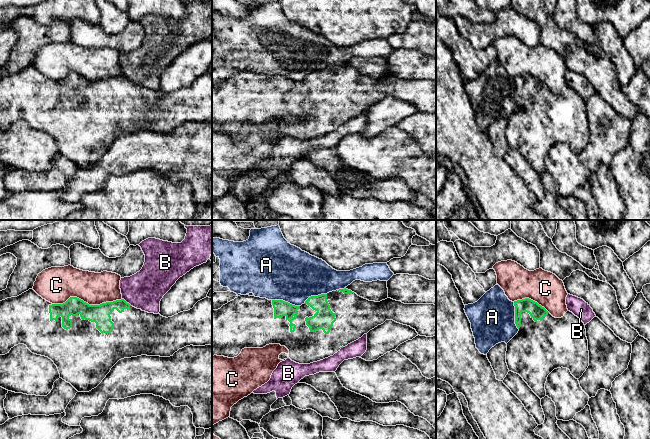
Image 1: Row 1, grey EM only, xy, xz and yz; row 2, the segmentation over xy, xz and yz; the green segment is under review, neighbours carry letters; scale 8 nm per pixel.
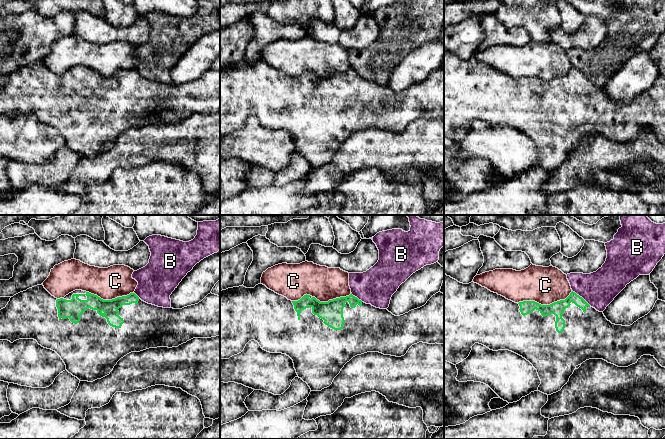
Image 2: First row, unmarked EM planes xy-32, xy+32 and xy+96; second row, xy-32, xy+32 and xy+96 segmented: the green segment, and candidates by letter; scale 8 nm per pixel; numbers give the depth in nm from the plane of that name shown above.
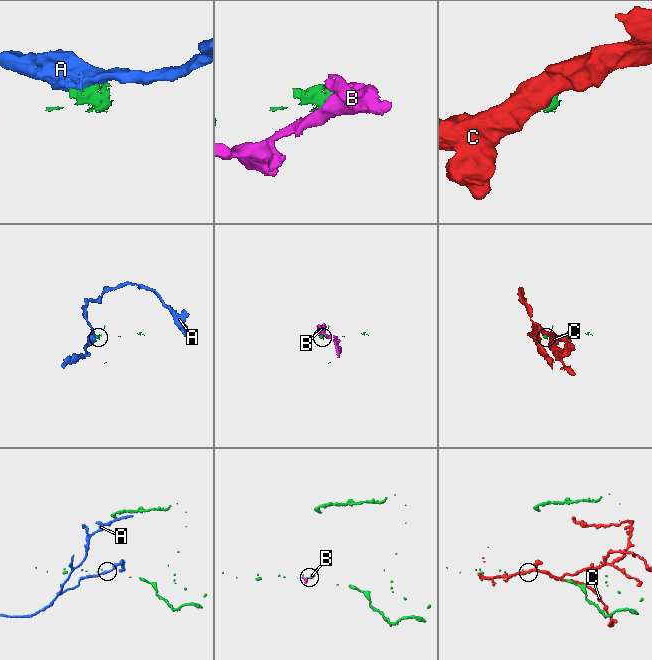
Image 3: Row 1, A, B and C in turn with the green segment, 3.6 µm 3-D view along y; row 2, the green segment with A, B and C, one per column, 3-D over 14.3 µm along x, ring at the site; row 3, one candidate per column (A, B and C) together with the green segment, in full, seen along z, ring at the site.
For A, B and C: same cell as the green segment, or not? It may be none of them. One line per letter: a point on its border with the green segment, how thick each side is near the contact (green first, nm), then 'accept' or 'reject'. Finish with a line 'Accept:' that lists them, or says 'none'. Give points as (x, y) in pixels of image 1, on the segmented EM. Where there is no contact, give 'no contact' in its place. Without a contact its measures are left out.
A: meets green in xz at (286, 302); 130 nm thick on the green side, 460 nm on the other; reject
B: meets green in xy at (126, 302); 160 nm thick on the green side, 300 nm on the other; reject
C: meets green in xy at (86, 303); 160 nm thick on the green side, 260 nm on the other; reject
Accept: none

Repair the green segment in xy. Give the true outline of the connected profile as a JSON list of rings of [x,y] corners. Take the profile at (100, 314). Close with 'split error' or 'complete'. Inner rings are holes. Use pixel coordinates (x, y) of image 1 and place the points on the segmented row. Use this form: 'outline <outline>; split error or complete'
outline [[[29,289],[17,297],[0,301],[0,355],[9,353],[18,344],[24,344],[32,353],[51,359],[58,368],[60,378],[78,392],[89,392],[121,359],[141,355],[170,357],[186,346],[212,345],[212,298],[206,297],[192,309],[166,318],[137,309],[124,299],[89,305],[77,297],[70,297],[63,304],[52,304]]]; split error

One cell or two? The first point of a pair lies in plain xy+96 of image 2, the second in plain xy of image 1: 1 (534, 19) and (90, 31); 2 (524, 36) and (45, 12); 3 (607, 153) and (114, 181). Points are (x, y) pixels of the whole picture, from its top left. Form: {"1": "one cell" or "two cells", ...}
{"1": "two cells", "2": "two cells", "3": "two cells"}

